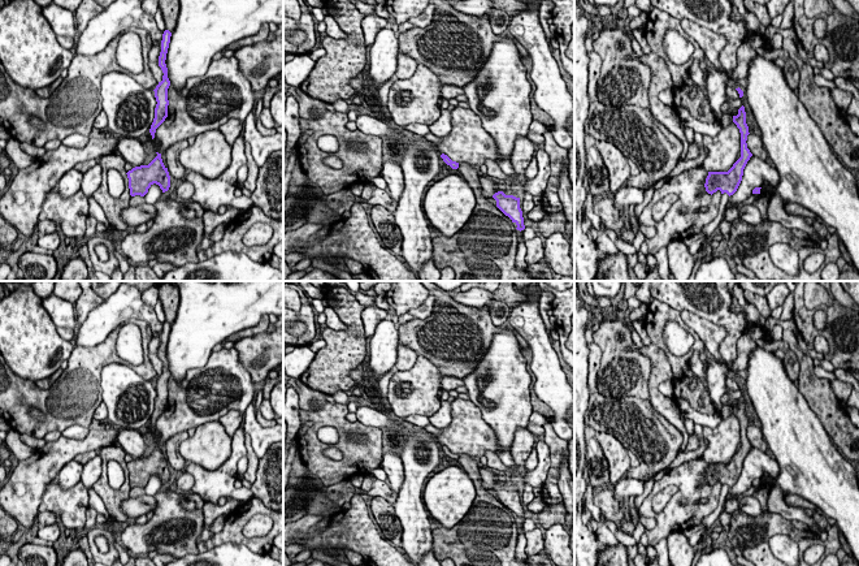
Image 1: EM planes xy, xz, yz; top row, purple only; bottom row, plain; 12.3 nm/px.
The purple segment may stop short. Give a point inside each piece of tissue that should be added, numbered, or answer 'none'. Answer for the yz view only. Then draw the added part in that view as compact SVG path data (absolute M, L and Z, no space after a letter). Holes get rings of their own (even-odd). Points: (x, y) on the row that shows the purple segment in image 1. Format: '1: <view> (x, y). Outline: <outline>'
none

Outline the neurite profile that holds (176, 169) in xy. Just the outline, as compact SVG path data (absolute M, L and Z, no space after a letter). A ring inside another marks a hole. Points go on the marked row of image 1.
M187 139L174 143L164 154L169 176L175 180L185 180L188 176L188 172L178 160L179 152L186 147L188 147Z

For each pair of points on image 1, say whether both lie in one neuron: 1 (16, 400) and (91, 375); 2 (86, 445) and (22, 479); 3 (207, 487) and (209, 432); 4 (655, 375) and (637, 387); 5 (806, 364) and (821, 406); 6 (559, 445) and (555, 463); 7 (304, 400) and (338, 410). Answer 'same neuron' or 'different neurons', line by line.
1: same neuron
2: same neuron
3: different neurons
4: different neurons
5: same neuron
6: same neuron
7: different neurons

